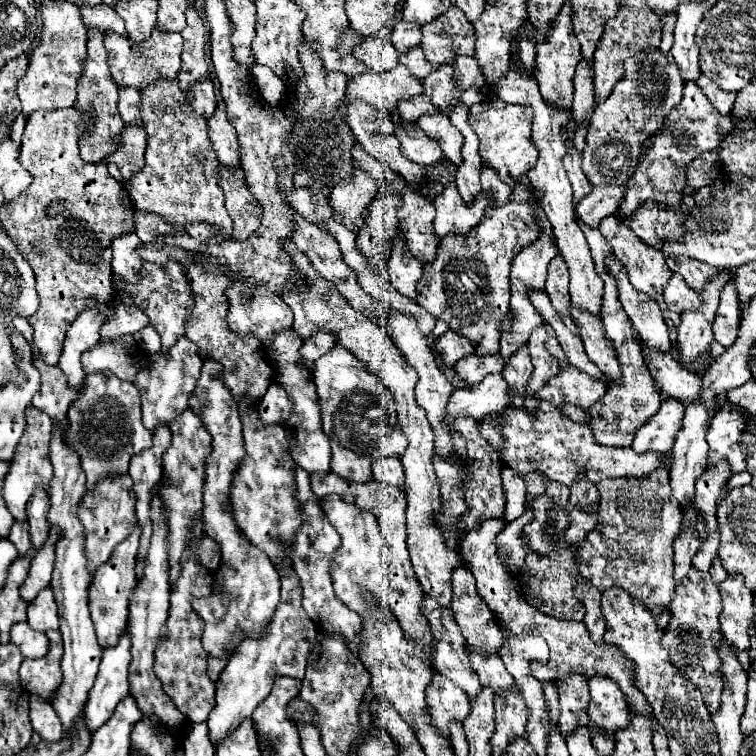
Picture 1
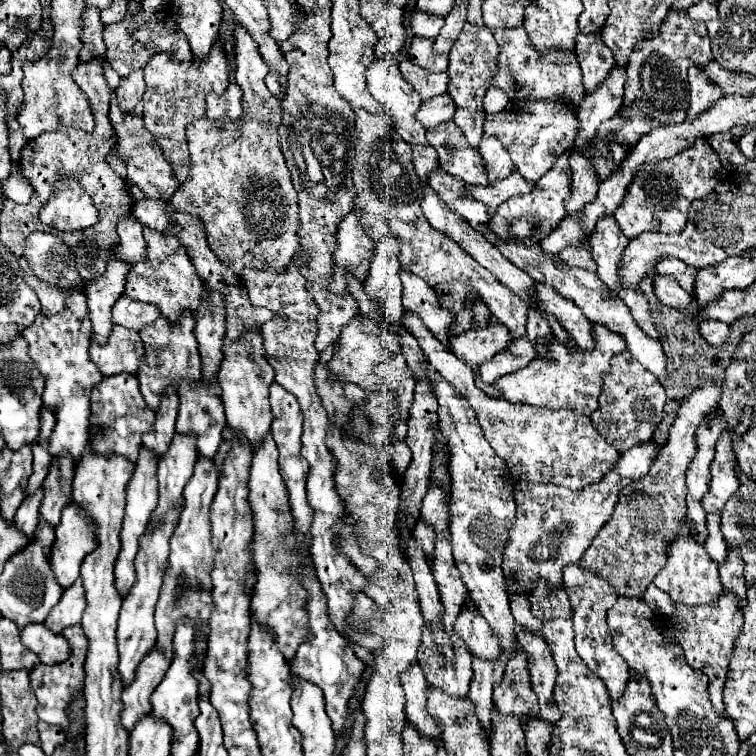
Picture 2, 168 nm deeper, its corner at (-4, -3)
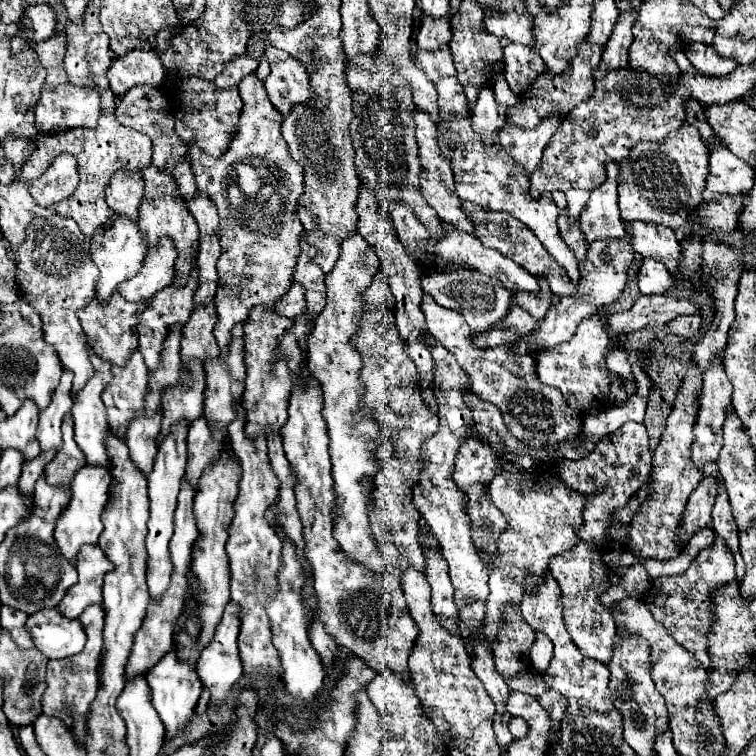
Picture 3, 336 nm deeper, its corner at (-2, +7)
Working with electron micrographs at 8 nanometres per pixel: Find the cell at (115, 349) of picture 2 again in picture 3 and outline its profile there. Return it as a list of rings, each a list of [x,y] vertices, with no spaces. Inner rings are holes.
[[[114,292],[114,296],[110,296],[110,300],[106,304],[98,304],[98,300],[92,300],[78,314],[92,350],[102,360],[116,364],[116,366],[124,366],[130,360],[132,352],[138,348],[136,324],[138,324],[138,312],[142,312],[142,308],[146,308],[146,304],[130,304],[128,300],[122,300],[122,296],[118,296],[118,292]]]

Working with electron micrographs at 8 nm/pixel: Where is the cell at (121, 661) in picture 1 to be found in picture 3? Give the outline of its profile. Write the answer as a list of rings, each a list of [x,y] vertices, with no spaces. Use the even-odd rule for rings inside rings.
[[[174,424],[172,432],[166,436],[166,440],[158,446],[154,470],[148,480],[148,498],[150,498],[150,518],[148,518],[148,536],[146,536],[146,550],[148,550],[148,570],[146,570],[146,584],[150,592],[150,600],[158,602],[168,586],[170,586],[170,574],[172,574],[172,558],[168,550],[168,542],[172,538],[172,524],[174,524],[174,510],[176,510],[176,496],[182,486],[184,476],[184,464],[186,464],[186,424]]]

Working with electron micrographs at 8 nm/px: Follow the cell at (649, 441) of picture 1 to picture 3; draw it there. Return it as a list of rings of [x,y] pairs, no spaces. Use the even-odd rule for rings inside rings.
[[[502,472],[498,474],[492,482],[490,482],[490,496],[494,500],[494,504],[498,504],[500,512],[504,512],[506,522],[508,522],[508,530],[504,532],[504,536],[498,538],[498,552],[492,556],[494,558],[494,568],[490,572],[490,596],[486,600],[486,614],[482,620],[482,626],[478,632],[470,634],[464,640],[466,652],[470,658],[474,658],[476,652],[476,644],[484,644],[484,646],[492,646],[498,638],[498,632],[504,628],[504,608],[506,606],[520,606],[522,598],[526,594],[524,590],[524,580],[534,574],[534,576],[546,576],[548,574],[548,560],[550,556],[556,556],[560,552],[566,552],[570,548],[574,548],[574,544],[580,542],[580,536],[576,534],[576,524],[578,530],[582,528],[582,512],[584,506],[588,502],[586,494],[580,494],[578,490],[572,490],[568,484],[564,484],[562,480],[548,480],[548,474],[540,474],[540,472]]]

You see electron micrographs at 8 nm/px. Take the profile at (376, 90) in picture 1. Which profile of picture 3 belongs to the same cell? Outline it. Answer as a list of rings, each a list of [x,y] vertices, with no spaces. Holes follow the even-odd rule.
[[[440,48],[440,52],[426,52],[418,50],[416,52],[416,64],[426,72],[428,80],[438,82],[444,76],[454,76],[456,68],[450,60],[450,48]]]

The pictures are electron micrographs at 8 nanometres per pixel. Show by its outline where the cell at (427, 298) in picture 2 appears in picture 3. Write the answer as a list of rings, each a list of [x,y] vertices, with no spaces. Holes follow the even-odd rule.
[[[422,294],[422,312],[426,316],[428,332],[446,348],[450,350],[462,370],[468,374],[472,386],[470,390],[480,396],[482,400],[490,400],[502,410],[502,416],[506,420],[506,426],[518,440],[524,444],[532,444],[534,448],[546,444],[546,442],[562,442],[566,438],[574,438],[580,430],[582,416],[574,412],[566,400],[562,400],[562,394],[556,388],[550,388],[542,384],[536,378],[534,372],[534,356],[510,356],[510,344],[492,348],[492,354],[484,348],[478,348],[472,344],[474,332],[470,326],[462,320],[462,316],[456,310],[440,306],[430,294]]]

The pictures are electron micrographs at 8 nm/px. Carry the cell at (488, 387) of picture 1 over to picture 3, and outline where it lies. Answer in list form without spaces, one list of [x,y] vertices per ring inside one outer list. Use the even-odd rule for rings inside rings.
[[[660,294],[660,296],[640,296],[640,300],[636,300],[636,304],[628,312],[608,314],[606,318],[602,314],[594,314],[580,322],[576,334],[566,344],[558,344],[558,348],[536,352],[536,376],[544,384],[558,388],[570,408],[574,408],[576,412],[588,412],[606,402],[606,392],[610,386],[606,356],[612,340],[618,340],[620,334],[632,334],[636,330],[642,330],[650,322],[668,324],[678,316],[684,314],[688,316],[698,312],[700,306],[692,300],[682,300],[682,298],[674,300],[670,294]]]

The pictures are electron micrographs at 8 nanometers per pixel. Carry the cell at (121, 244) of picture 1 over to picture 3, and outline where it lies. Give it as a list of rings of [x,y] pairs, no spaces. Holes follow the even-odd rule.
[[[116,172],[106,186],[106,202],[108,206],[124,218],[136,222],[138,206],[142,198],[142,180],[138,180],[140,172]]]

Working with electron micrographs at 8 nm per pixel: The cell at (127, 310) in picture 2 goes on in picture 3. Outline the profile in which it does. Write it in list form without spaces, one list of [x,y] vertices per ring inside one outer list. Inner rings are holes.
[[[162,240],[162,248],[144,260],[140,272],[118,286],[120,296],[130,302],[152,300],[158,290],[170,284],[170,264],[174,264],[174,248],[170,248],[170,240]]]

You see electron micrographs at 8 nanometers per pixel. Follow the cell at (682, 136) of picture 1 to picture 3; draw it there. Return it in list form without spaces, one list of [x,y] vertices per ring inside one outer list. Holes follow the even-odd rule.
[[[688,44],[684,52],[692,66],[706,76],[728,76],[736,68],[734,60],[720,58],[710,44]]]

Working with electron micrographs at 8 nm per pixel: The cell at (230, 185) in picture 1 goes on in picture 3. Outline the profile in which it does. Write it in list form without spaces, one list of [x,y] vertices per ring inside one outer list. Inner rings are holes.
[[[256,72],[248,74],[238,86],[244,102],[238,114],[238,132],[234,132],[228,150],[220,156],[208,156],[198,144],[188,146],[190,166],[196,178],[198,192],[214,200],[220,216],[218,240],[222,254],[218,258],[218,290],[214,336],[220,346],[220,356],[228,356],[232,328],[250,320],[250,310],[264,306],[274,308],[278,296],[290,288],[292,272],[298,262],[302,224],[298,224],[296,202],[304,190],[302,168],[290,160],[286,142],[280,136],[282,114],[270,104],[264,82]]]

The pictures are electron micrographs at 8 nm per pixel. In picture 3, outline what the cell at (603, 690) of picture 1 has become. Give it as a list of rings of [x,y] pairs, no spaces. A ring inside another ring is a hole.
[[[580,542],[570,552],[562,552],[550,558],[550,574],[560,584],[564,624],[574,644],[584,656],[608,666],[614,652],[612,638],[616,636],[616,624],[610,610],[606,610],[606,606],[600,602],[602,592],[606,592],[608,588],[608,566],[602,560],[602,550],[592,542]]]

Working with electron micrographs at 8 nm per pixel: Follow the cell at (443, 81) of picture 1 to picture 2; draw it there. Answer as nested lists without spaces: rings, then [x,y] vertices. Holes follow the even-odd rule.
[[[524,26],[496,30],[494,38],[500,46],[498,74],[494,86],[504,90],[514,98],[542,98],[542,100],[564,100],[568,106],[576,108],[584,98],[584,86],[580,82],[580,64],[574,54],[560,54],[560,50],[548,50],[544,54],[536,52],[532,42],[528,42],[528,32]]]

